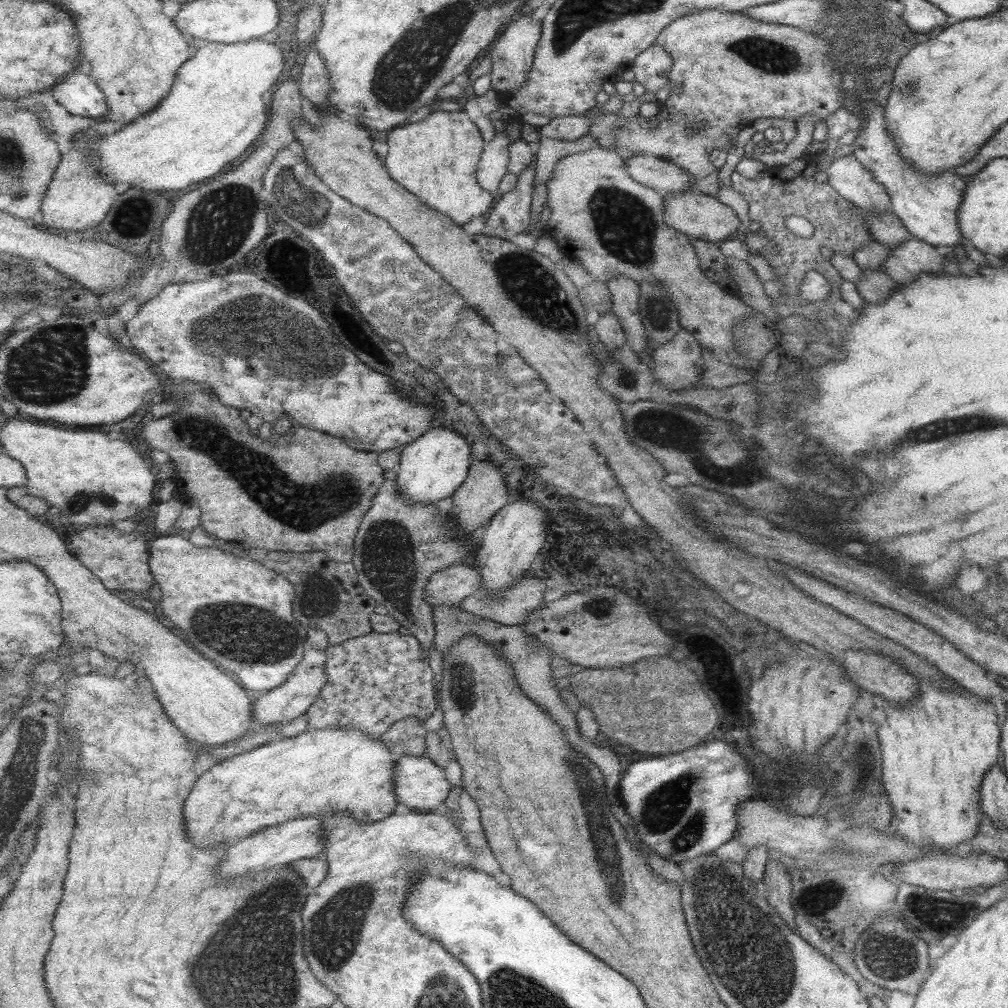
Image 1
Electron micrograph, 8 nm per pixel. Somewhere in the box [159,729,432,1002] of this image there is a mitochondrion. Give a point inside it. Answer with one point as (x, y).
(332, 945)

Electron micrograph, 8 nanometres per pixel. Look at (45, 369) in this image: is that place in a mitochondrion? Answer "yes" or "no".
yes

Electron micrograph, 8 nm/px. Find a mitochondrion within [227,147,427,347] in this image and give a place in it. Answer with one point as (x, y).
(303, 202)

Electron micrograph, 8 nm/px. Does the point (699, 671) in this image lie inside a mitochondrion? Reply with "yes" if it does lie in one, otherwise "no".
no

